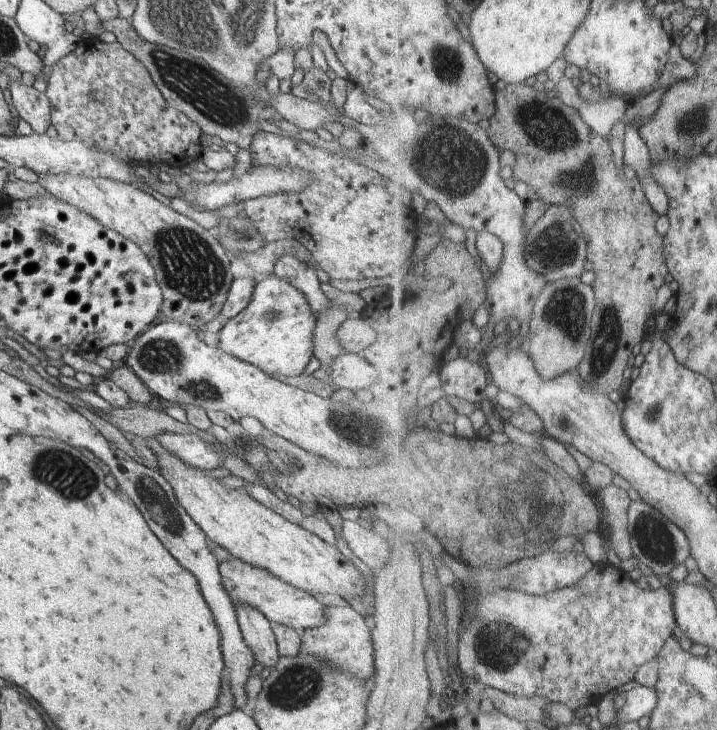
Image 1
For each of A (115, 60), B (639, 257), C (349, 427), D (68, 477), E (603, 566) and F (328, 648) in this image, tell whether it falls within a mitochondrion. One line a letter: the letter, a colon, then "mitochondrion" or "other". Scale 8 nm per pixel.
A: other
B: other
C: mitochondrion
D: mitochondrion
E: other
F: mitochondrion

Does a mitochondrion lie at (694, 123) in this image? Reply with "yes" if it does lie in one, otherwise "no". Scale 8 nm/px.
yes

